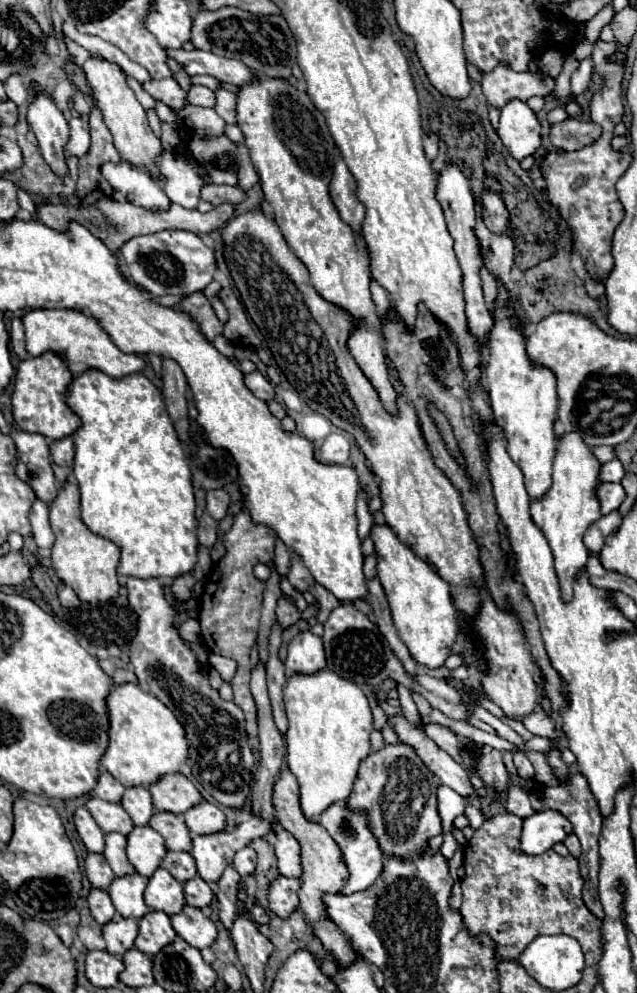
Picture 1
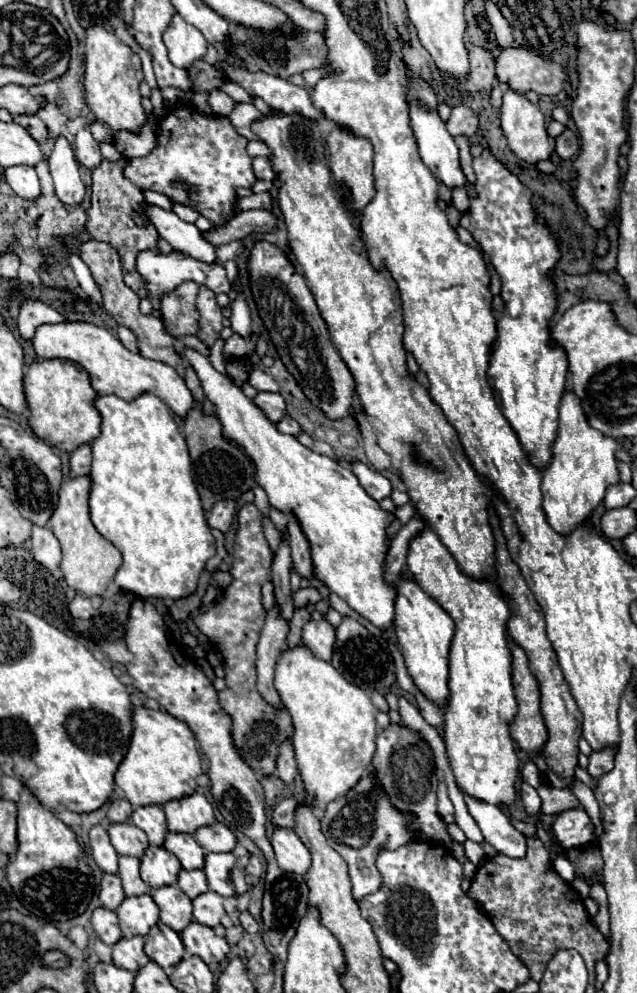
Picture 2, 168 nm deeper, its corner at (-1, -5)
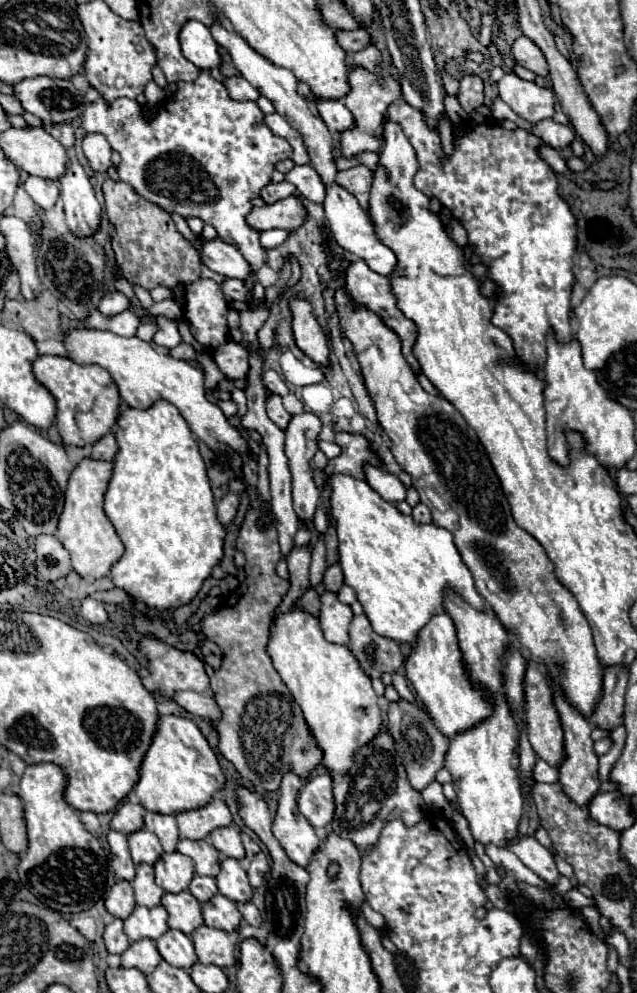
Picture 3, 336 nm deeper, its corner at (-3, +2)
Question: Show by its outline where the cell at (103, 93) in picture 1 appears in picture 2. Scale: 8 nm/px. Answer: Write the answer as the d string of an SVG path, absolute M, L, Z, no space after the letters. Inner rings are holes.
M90 27L86 31L86 73L84 73L84 99L88 109L98 121L116 131L138 133L146 123L146 113L140 103L138 85L142 81L140 57L132 53L110 29Z

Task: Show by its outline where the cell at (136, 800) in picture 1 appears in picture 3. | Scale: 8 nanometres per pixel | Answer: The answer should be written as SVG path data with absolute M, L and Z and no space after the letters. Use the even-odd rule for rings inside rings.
M148 812L144 816L144 826L146 826L146 830L150 830L158 836L160 844L164 846L164 850L168 854L176 852L178 828L176 828L176 818L174 816L162 816L162 814L156 814L156 812Z

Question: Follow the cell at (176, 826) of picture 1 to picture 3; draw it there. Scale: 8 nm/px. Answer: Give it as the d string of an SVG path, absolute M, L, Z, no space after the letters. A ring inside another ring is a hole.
M180 840L178 852L194 860L198 876L218 876L220 852L208 840Z

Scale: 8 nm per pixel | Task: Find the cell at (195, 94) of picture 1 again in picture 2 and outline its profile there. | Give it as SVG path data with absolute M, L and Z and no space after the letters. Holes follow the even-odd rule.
M214 89L214 91L210 91L210 95L208 95L208 105L212 107L212 111L216 113L216 115L228 115L228 111L232 111L232 103L234 103L234 99L230 99L226 93L222 93L220 89Z

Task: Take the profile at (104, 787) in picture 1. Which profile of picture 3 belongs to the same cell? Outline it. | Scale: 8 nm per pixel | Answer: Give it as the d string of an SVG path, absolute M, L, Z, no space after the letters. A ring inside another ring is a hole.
M122 802L112 818L112 830L118 830L122 834L132 834L140 828L144 828L144 808L134 802Z

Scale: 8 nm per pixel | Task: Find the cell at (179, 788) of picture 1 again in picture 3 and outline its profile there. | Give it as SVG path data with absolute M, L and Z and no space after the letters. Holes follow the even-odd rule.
M218 796L206 808L198 808L198 812L178 814L176 822L182 840L204 840L212 830L234 824L228 806Z

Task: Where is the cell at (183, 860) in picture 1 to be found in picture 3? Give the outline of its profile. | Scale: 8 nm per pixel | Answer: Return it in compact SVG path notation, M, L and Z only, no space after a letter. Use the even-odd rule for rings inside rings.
M194 876L192 884L190 884L190 892L198 902L208 902L210 898L214 898L218 894L216 888L216 880L210 876Z

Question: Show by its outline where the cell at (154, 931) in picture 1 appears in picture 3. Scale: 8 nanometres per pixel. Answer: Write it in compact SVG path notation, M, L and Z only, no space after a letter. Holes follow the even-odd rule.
M168 930L162 938L156 940L156 946L162 958L168 964L174 964L176 968L190 970L198 962L194 946L192 946L192 938L178 930Z

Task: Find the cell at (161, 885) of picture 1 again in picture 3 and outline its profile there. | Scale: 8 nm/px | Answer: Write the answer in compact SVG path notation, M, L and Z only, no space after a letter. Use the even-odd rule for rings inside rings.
M190 892L164 894L162 906L168 910L168 926L186 932L186 936L204 924L202 904Z

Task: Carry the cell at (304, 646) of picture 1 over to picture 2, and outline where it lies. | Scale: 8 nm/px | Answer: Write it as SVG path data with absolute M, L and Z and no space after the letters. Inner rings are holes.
M324 619L308 621L302 629L302 645L308 647L322 661L330 661L334 641L336 641L334 627Z

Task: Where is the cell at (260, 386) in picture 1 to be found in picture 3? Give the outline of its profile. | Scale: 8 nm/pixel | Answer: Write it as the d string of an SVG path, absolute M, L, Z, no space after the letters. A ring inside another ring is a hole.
M272 394L272 396L268 398L268 402L266 402L266 412L268 412L268 418L270 418L280 430L286 430L286 426L288 426L288 422L290 422L292 416L284 410L280 396Z

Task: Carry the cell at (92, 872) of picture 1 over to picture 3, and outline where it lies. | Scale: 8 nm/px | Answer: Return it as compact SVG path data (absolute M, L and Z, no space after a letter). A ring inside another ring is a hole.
M120 880L114 884L114 888L108 892L106 898L106 908L114 918L126 920L130 916L130 912L136 908L136 900L134 900L134 890L132 884L126 880Z

